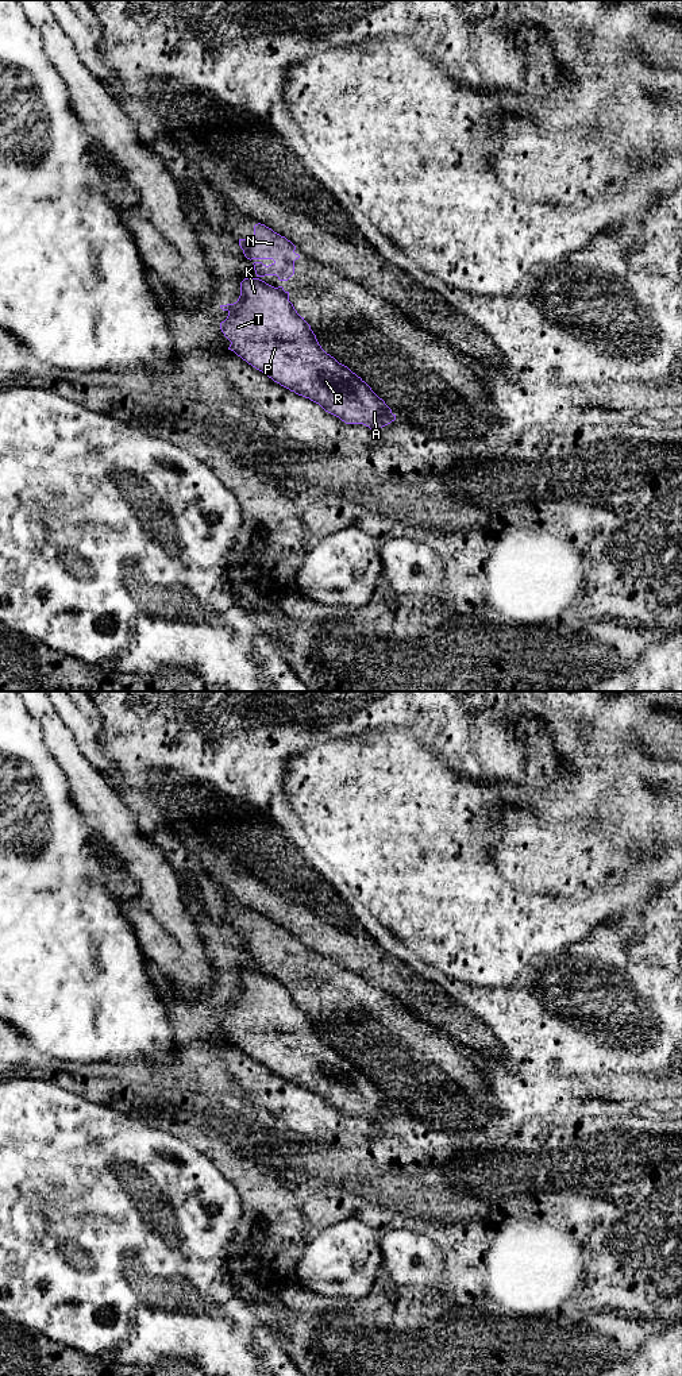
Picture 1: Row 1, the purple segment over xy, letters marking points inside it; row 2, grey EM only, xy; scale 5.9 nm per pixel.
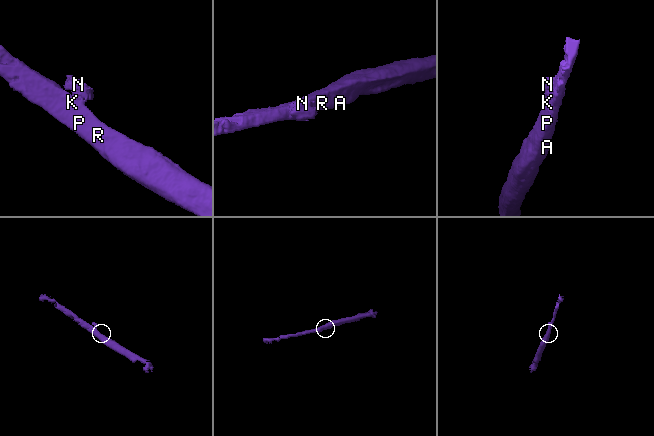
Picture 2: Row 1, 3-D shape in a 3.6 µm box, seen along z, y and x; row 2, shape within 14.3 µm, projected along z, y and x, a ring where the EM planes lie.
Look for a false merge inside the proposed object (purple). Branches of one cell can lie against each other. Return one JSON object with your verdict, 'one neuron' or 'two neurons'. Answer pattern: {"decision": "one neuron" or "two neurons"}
{"decision": "two neurons"}

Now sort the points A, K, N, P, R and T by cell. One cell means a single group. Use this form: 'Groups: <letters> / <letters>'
Groups: A K P R T / N

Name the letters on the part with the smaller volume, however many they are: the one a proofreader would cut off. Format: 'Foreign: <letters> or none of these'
Foreign: N

